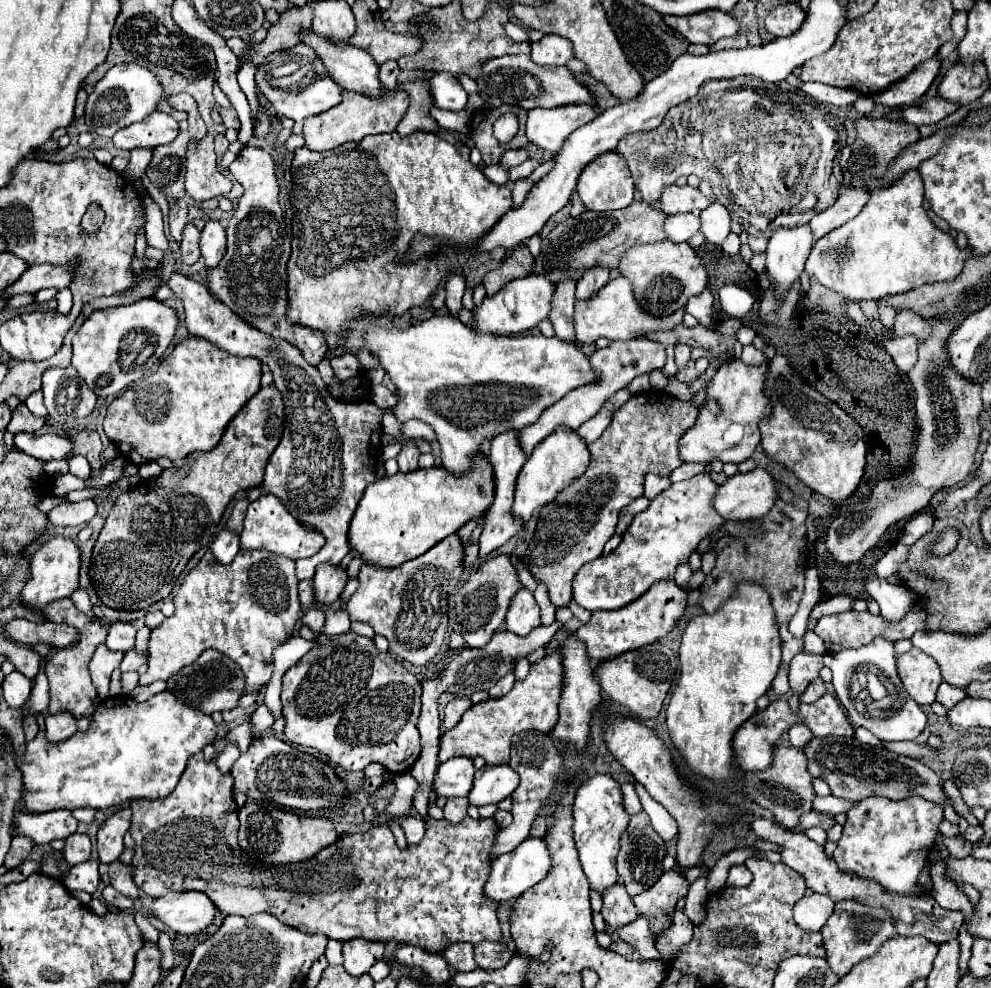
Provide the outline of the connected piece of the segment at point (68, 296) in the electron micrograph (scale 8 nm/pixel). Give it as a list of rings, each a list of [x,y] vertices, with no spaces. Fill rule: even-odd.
[[[69,288],[59,290],[56,297],[57,311],[61,314],[68,314],[73,305],[73,296]]]

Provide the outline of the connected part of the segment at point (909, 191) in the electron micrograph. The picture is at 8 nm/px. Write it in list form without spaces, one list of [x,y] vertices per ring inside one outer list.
[[[908,170],[890,188],[872,192],[872,198],[856,218],[822,236],[806,260],[806,272],[822,286],[850,300],[882,300],[926,282],[942,282],[958,276],[966,256],[968,250],[960,250],[950,234],[932,224],[922,208],[918,170]]]

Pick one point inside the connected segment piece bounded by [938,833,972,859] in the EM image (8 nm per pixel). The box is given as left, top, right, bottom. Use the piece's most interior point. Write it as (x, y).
(959, 848)

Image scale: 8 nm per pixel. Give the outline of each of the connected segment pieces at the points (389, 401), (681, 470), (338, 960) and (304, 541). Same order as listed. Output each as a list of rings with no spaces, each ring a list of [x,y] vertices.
[[[380,384],[380,386],[372,388],[372,402],[382,408],[392,408],[392,406],[396,406],[396,396],[386,386]]]
[[[682,464],[682,466],[678,466],[678,470],[674,470],[674,472],[670,474],[670,480],[672,480],[672,482],[688,480],[688,478],[694,476],[696,472],[700,474],[700,472],[704,472],[704,470],[706,470],[706,466],[702,466],[702,464]]]
[[[328,940],[328,948],[326,948],[326,960],[328,964],[336,966],[336,964],[342,964],[342,942],[338,940]]]
[[[262,494],[256,502],[248,506],[244,518],[244,530],[240,534],[240,548],[266,550],[272,554],[282,554],[292,560],[298,560],[298,558],[314,556],[322,548],[322,544],[324,538],[320,538],[320,534],[316,534],[314,530],[302,526],[296,518],[292,518],[292,514],[282,506],[282,502],[278,502],[278,498],[274,498],[272,494]]]

